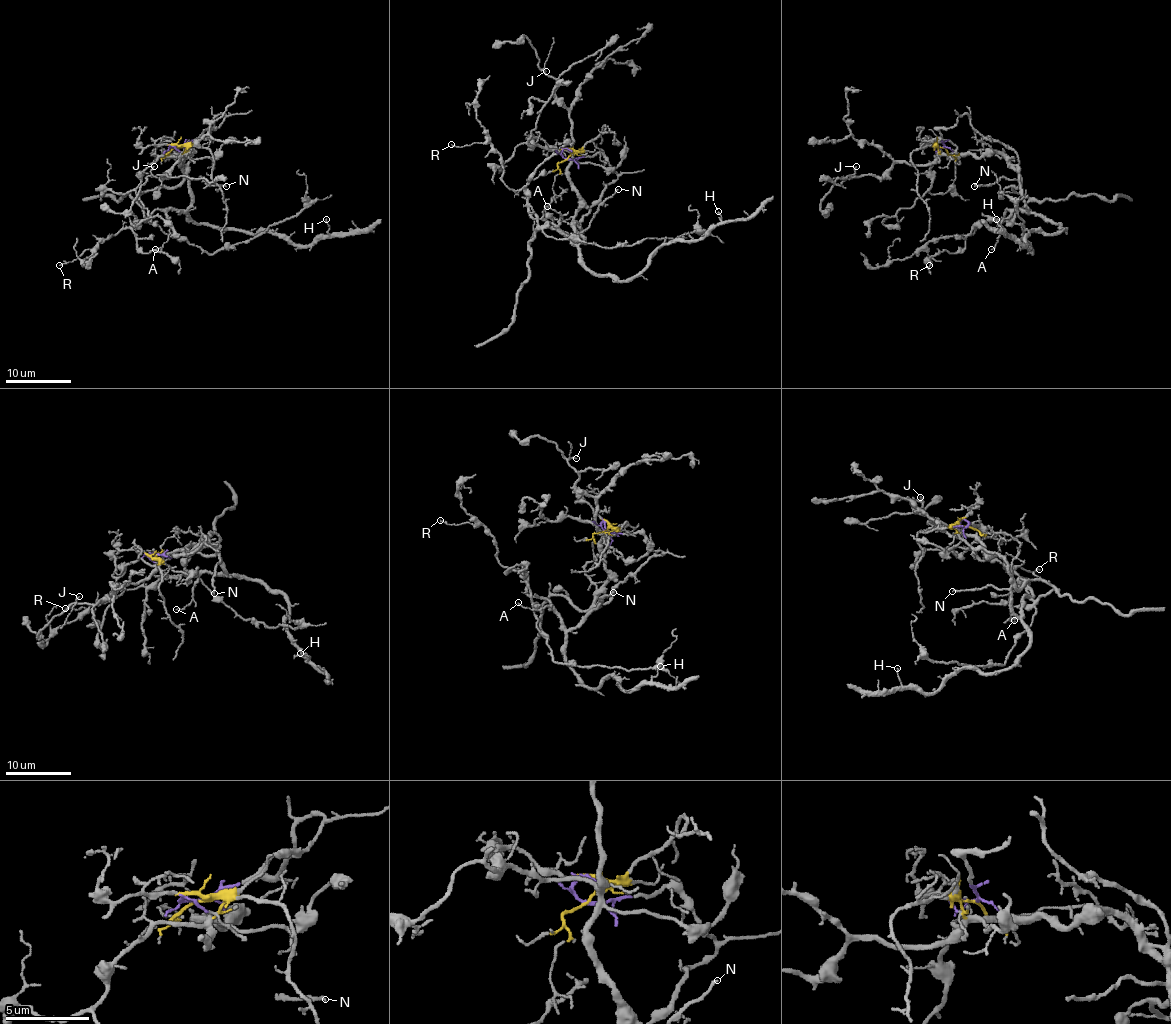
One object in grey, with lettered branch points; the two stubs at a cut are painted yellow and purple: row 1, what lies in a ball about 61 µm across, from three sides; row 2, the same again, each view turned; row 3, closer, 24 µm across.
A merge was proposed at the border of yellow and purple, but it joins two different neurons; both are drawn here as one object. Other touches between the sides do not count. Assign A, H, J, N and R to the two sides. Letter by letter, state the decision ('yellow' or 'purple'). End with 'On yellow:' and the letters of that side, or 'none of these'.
A: purple
H: purple
J: yellow
N: purple
R: yellow
On yellow: J, R

